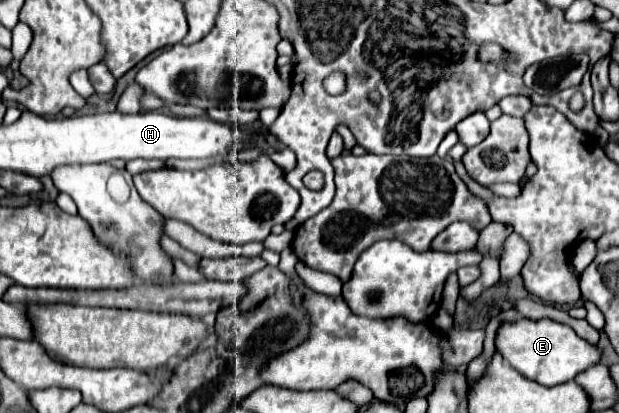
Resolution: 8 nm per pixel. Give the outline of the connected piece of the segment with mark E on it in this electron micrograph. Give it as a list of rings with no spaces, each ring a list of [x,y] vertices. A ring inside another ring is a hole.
[[[518,317],[514,321],[502,321],[494,341],[504,361],[508,361],[516,371],[520,371],[520,375],[548,387],[572,381],[580,371],[596,365],[600,359],[600,349],[596,345],[590,345],[582,337],[578,337],[570,325],[548,317]]]

